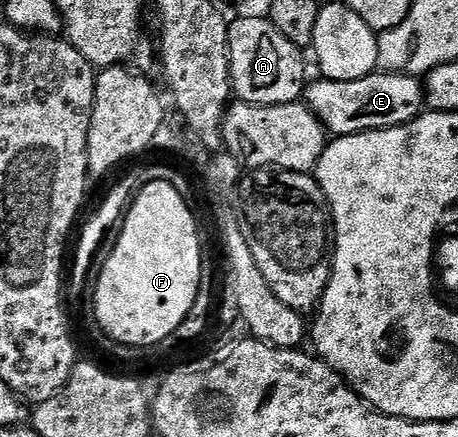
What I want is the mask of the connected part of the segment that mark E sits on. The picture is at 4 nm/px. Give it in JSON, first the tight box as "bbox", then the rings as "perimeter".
{"bbox":[303,72,426,136],"perimeter":[[[374,72],[359,80],[331,80],[324,76],[306,85],[303,101],[333,136],[386,130],[415,120],[426,109],[423,86],[408,74]]]}

